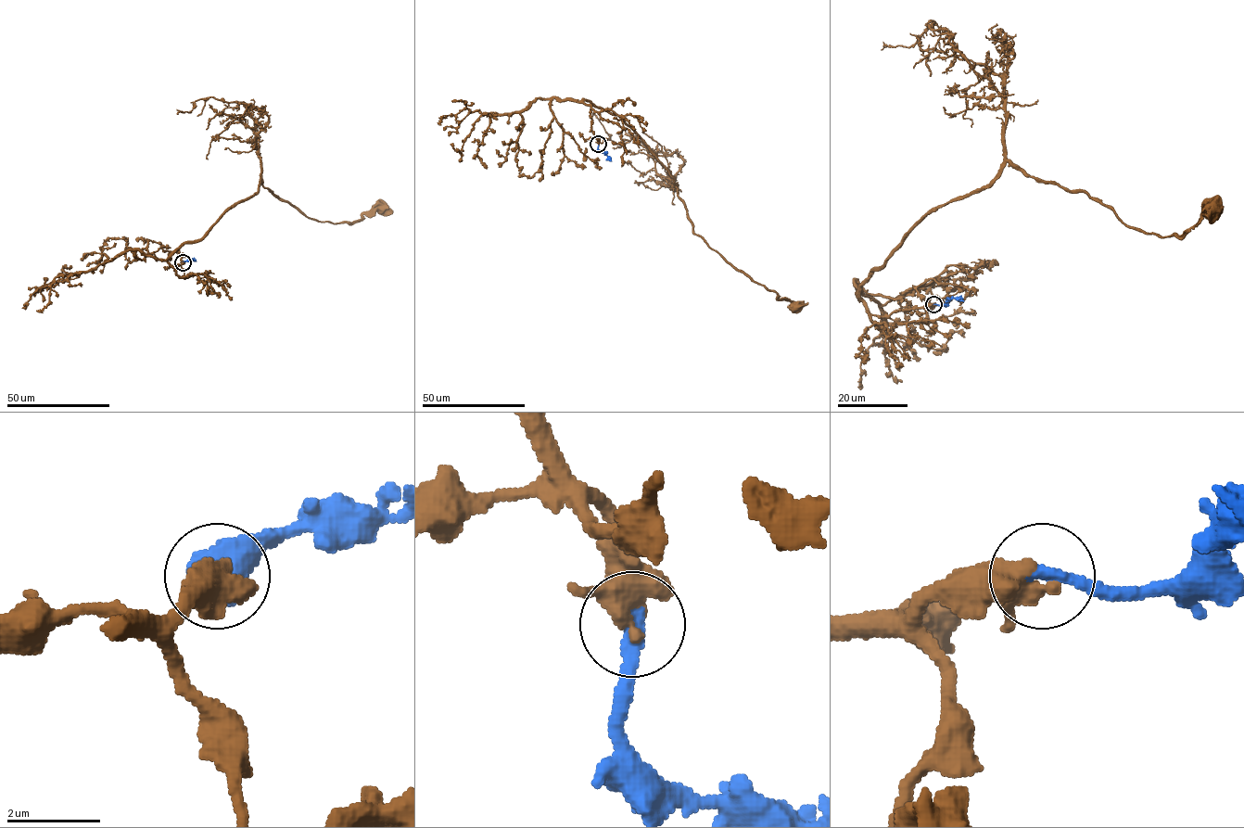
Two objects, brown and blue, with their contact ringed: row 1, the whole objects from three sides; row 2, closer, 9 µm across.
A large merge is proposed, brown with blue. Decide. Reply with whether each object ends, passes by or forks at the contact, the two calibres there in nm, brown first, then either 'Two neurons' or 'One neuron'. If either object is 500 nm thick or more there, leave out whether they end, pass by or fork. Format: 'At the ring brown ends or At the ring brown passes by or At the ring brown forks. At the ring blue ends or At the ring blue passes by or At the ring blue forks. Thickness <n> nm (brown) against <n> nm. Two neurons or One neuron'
At the ring brown passes by. At the ring blue ends. Thickness 480 nm (brown) against 360 nm. One neuron

